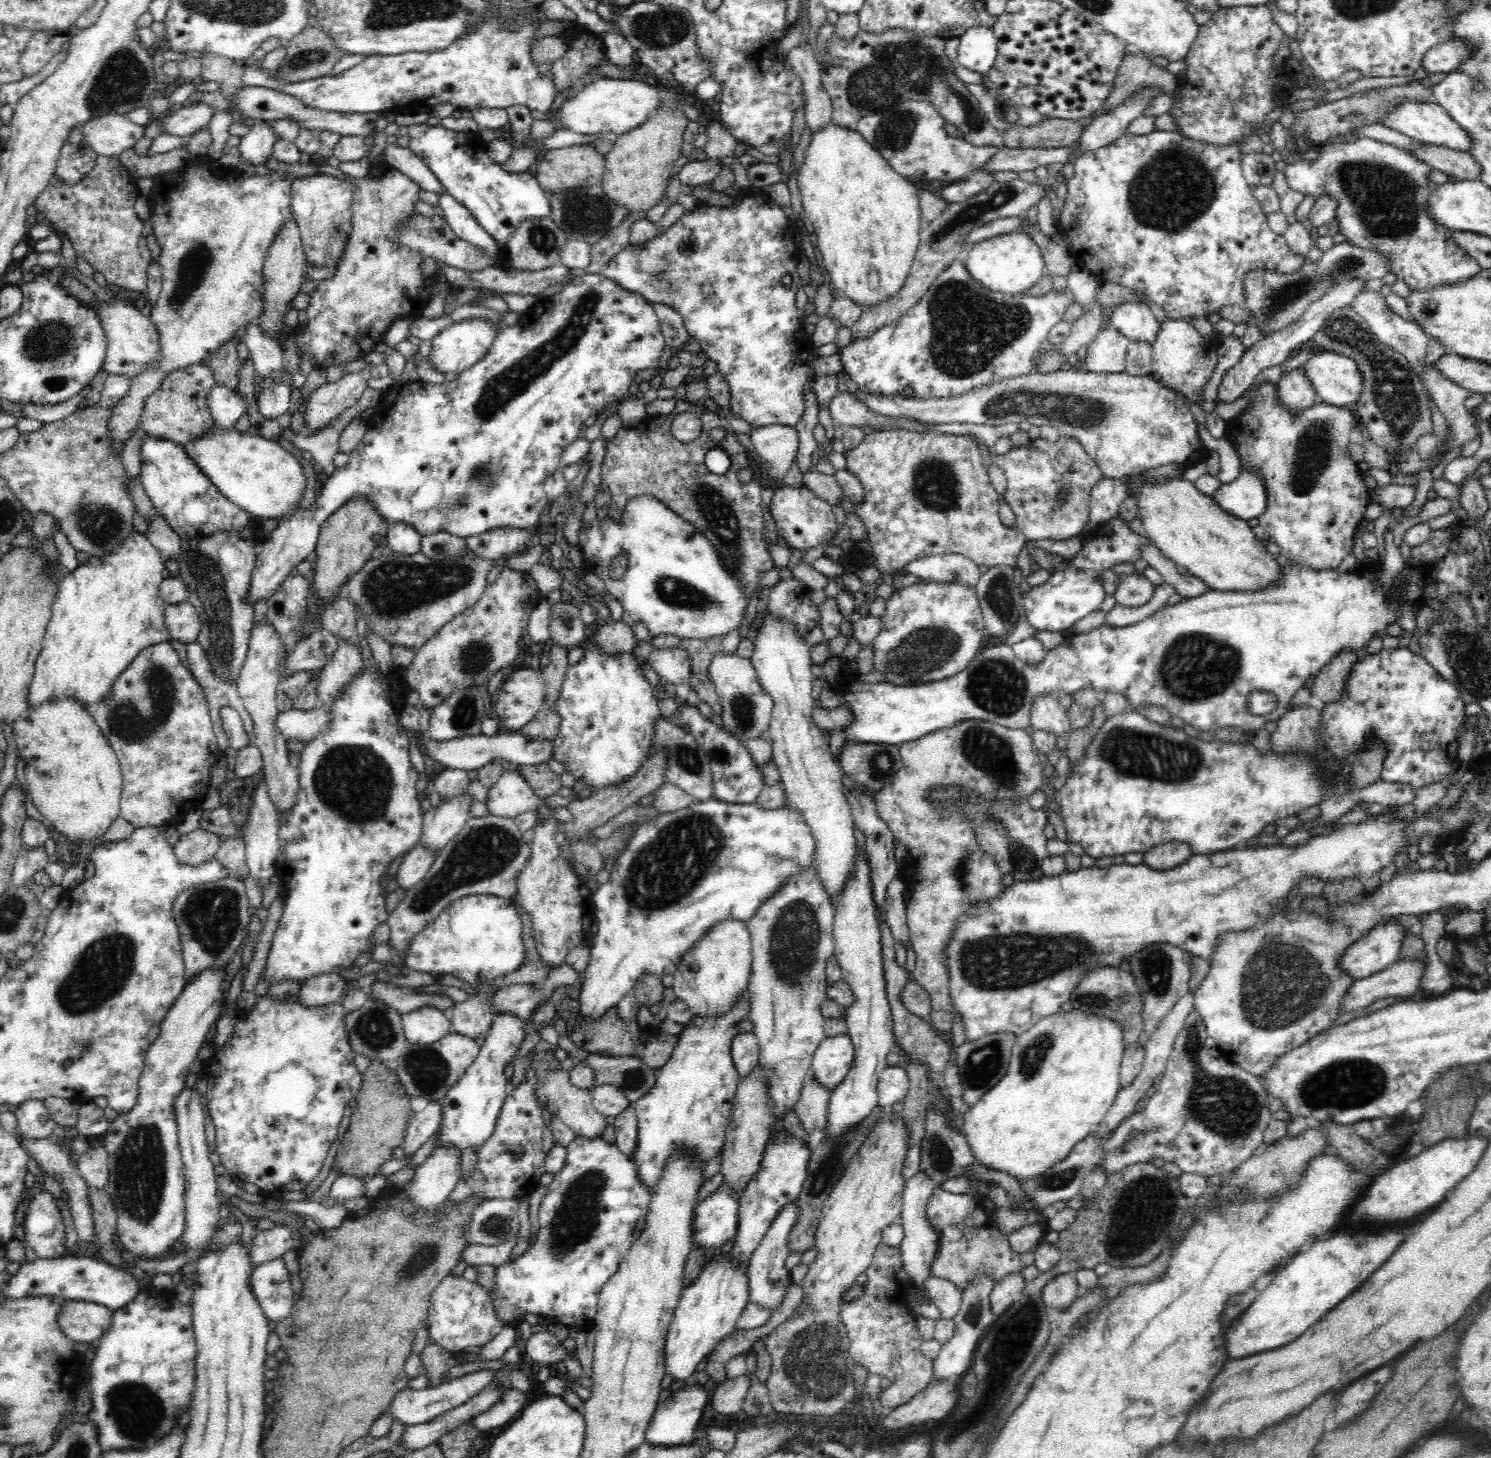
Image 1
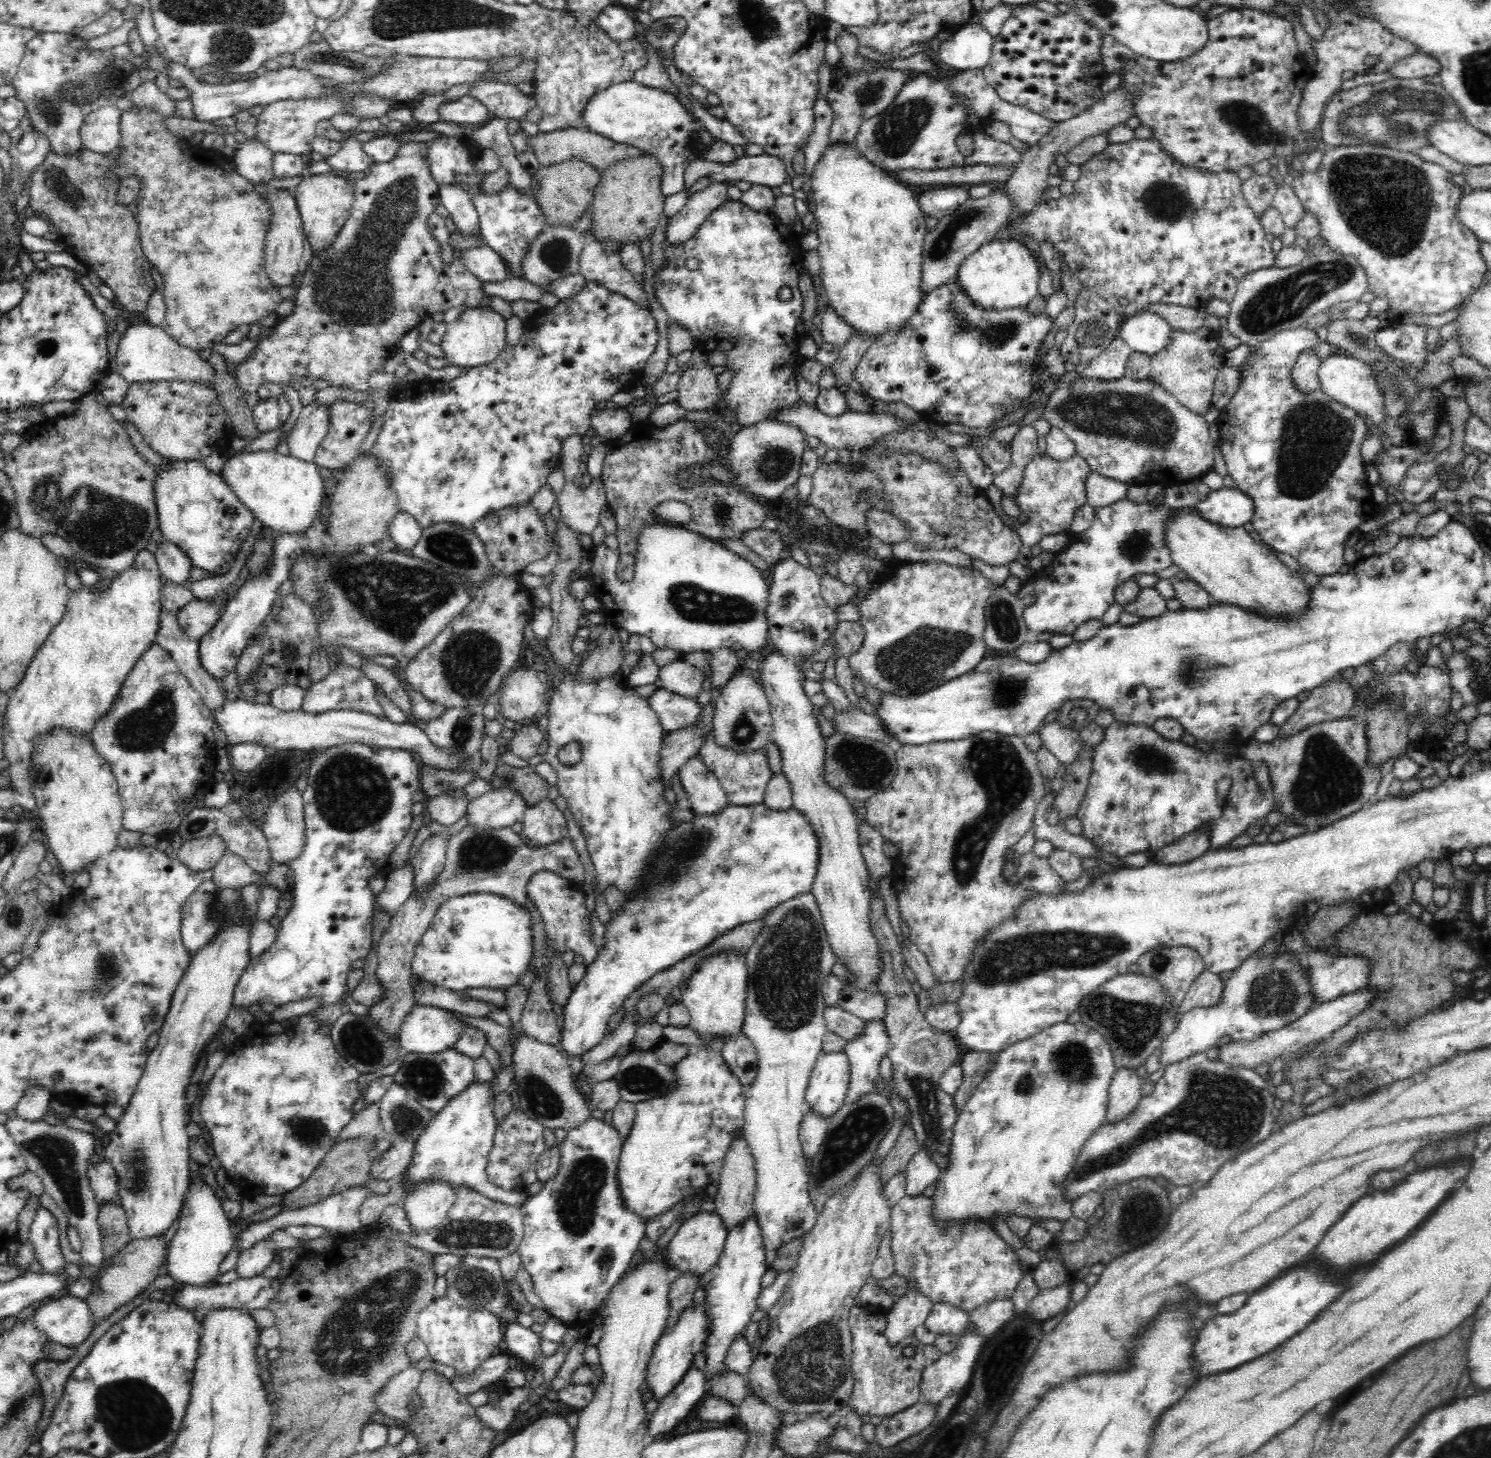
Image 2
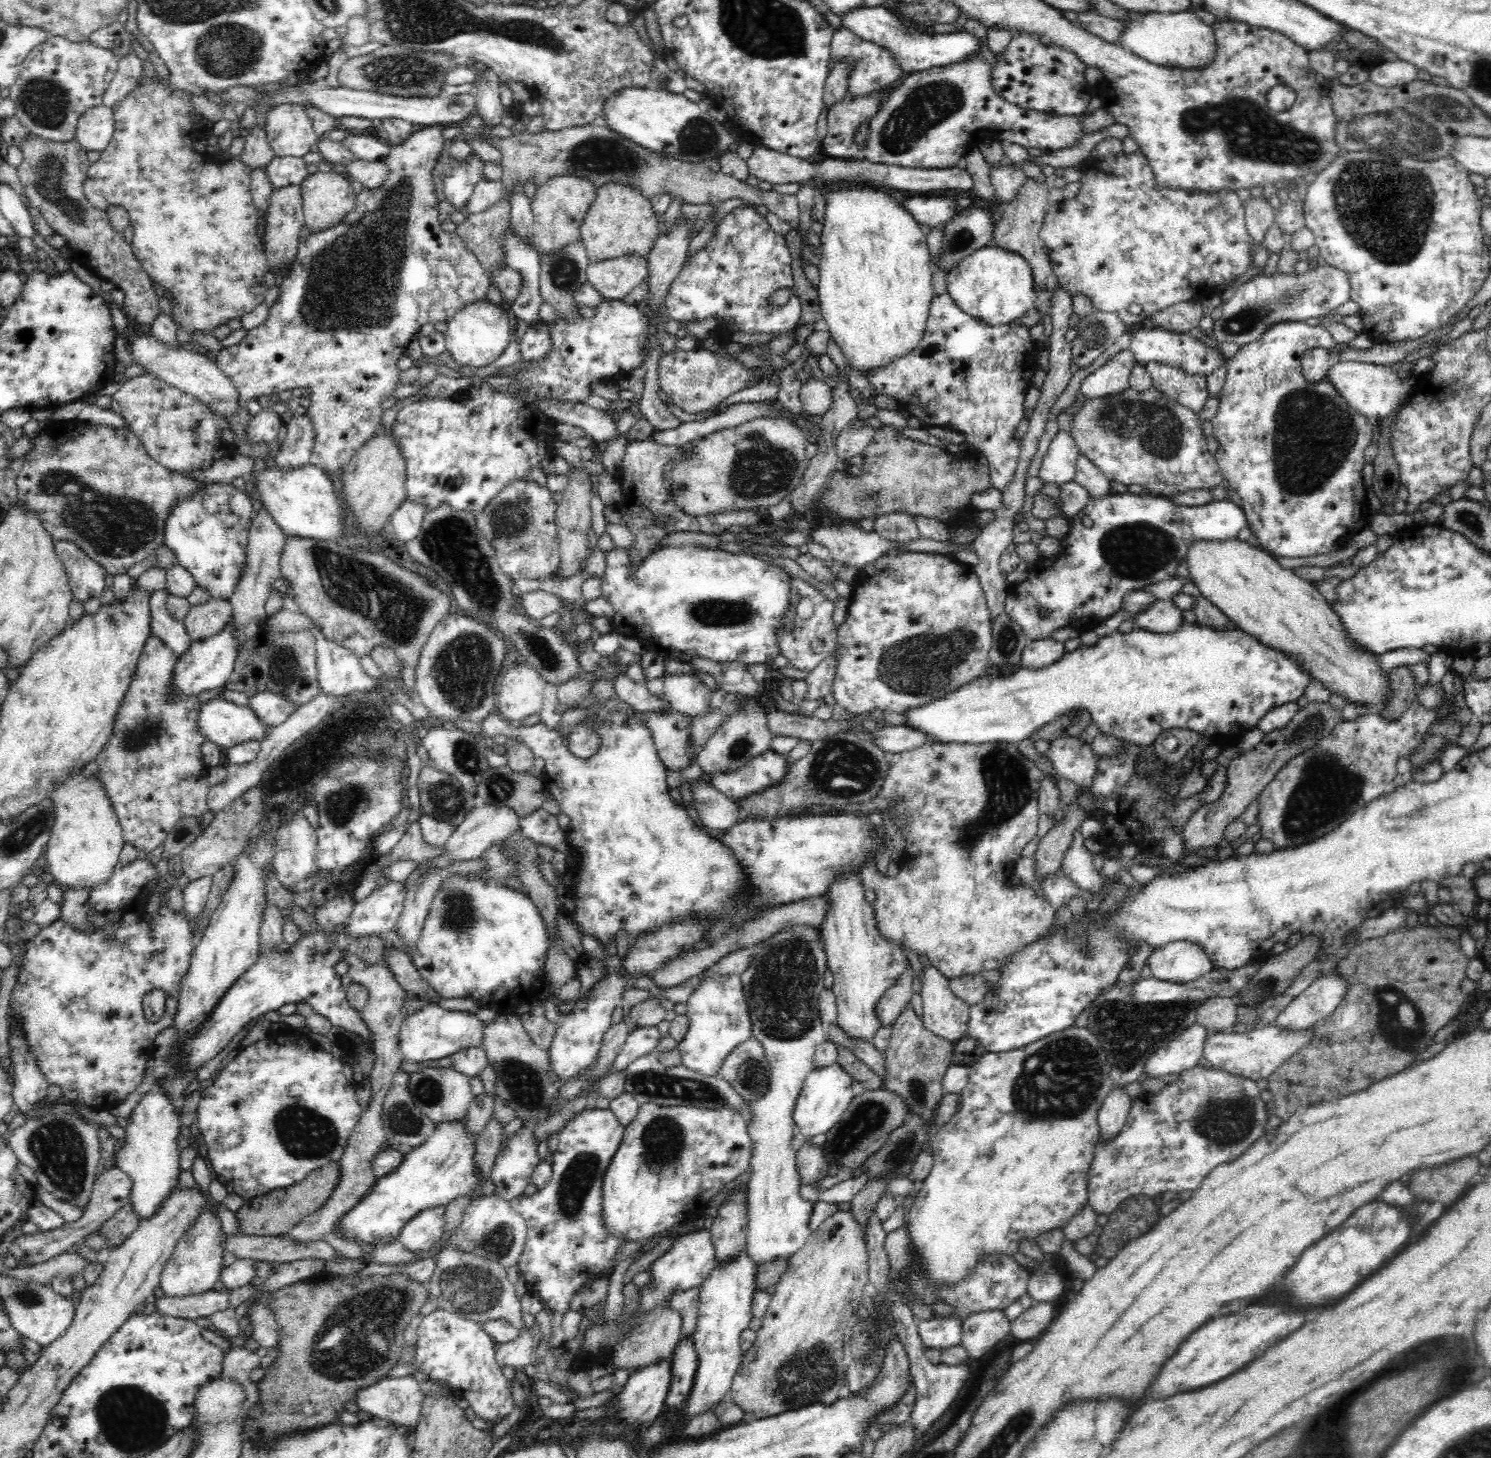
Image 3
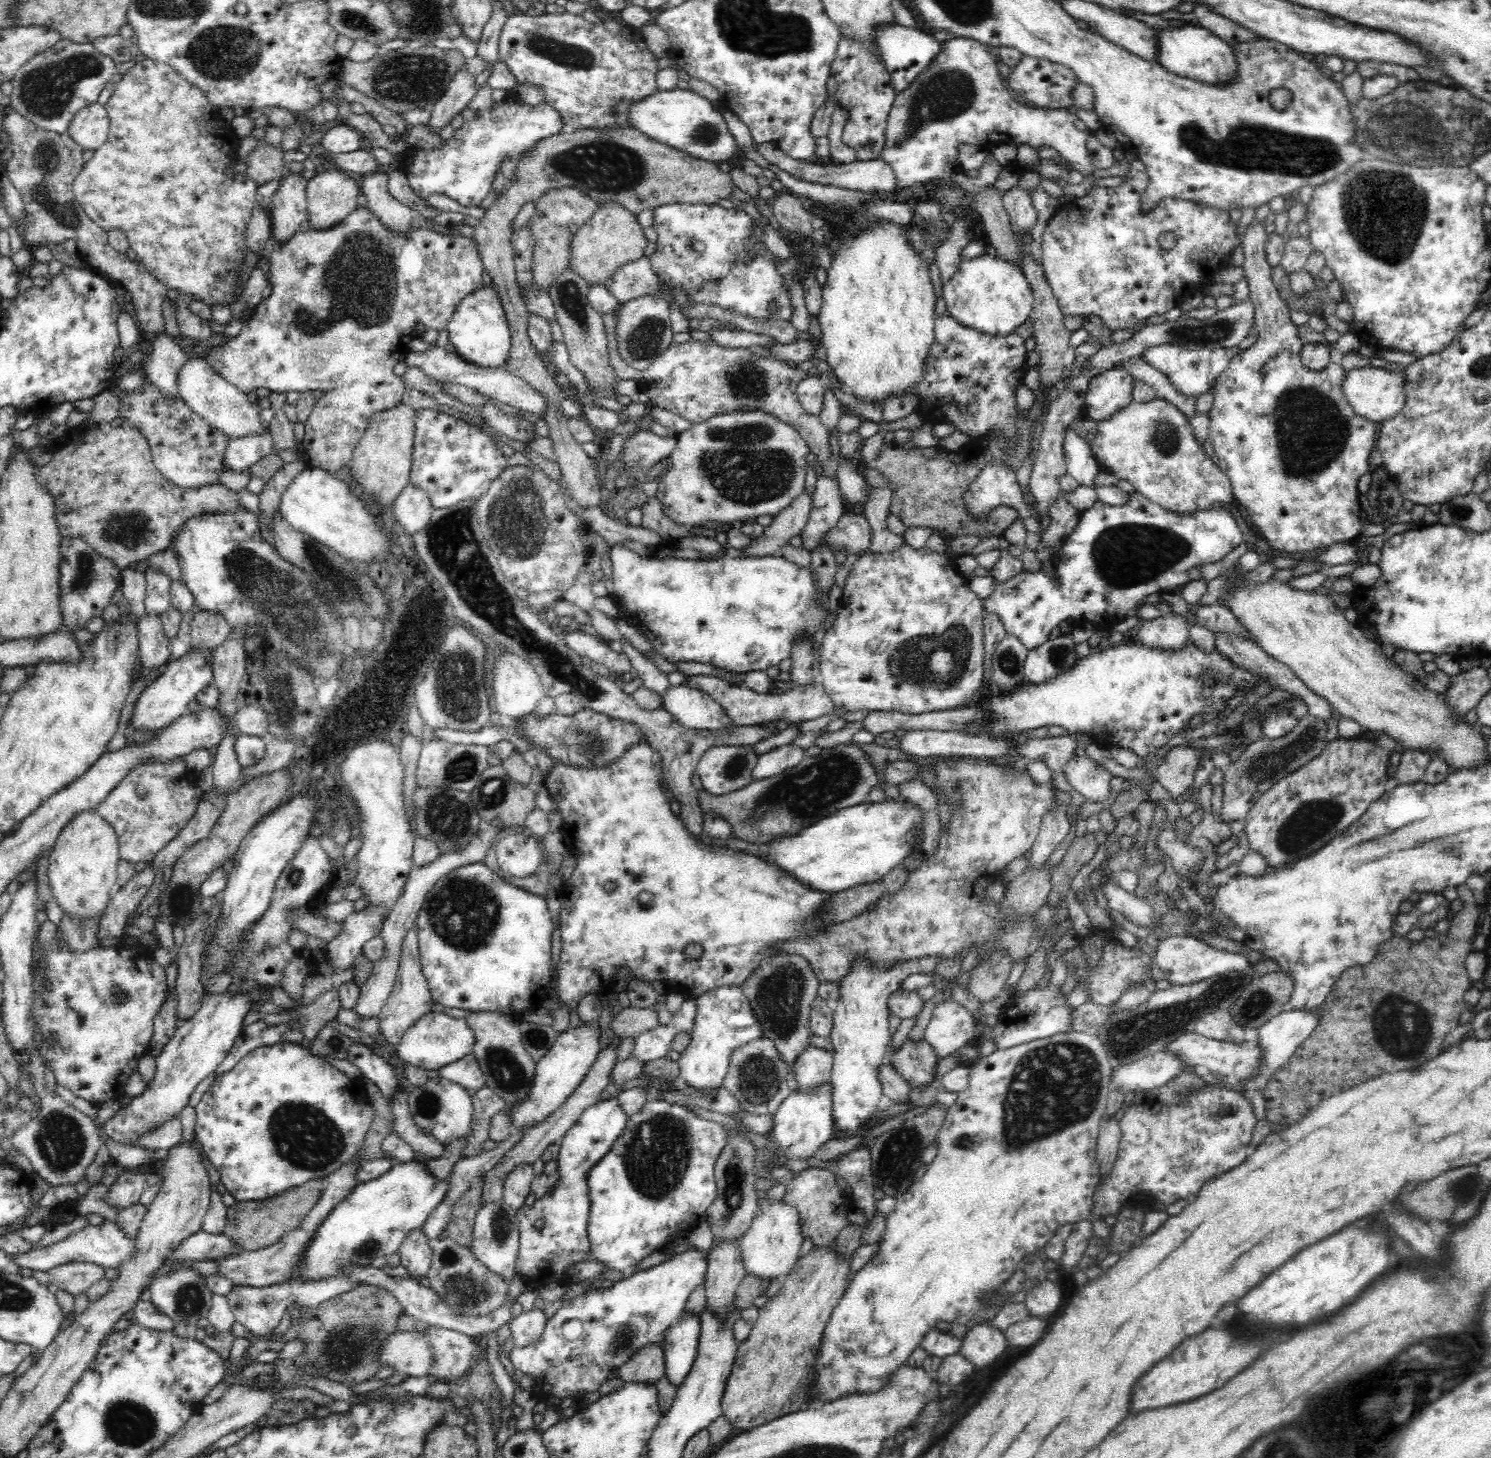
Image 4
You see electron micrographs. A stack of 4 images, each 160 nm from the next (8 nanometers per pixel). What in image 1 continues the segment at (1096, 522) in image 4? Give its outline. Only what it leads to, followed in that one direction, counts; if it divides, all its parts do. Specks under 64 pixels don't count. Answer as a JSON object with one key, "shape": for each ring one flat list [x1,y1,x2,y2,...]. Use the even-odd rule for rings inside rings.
{"shape":[[1241,471,1234,482,1222,483,1210,497,1220,509,1243,521,1260,516,1267,503,1263,481,1248,471],[1119,514,1093,529,1086,535,1088,542,1081,544,1081,550,1067,560,1068,568,1050,573,1044,584,1036,585,1023,593,1024,616,1037,631,1062,632,1072,627,1078,620,1094,610,1101,610,1107,592,1100,575,1112,571,1115,565,1136,563,1141,558,1141,548,1147,547,1151,539,1134,532,1130,523]]}

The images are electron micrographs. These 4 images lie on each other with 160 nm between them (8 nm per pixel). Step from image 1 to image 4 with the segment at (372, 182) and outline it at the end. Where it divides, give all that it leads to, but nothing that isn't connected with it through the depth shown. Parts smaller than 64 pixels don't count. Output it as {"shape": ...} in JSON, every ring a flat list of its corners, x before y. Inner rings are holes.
{"shape":[[460,66,442,98,431,109,431,117,428,128,432,132,438,132,442,126,446,126,455,115,467,106,474,98,479,85,476,84,476,77,470,74,465,66],[357,208,344,218,342,222,329,229,314,230,309,228,304,232,298,231,292,238,288,238,286,242,278,243,275,249,270,252,269,260,270,267,267,282,271,288,270,295,262,298,258,304,251,307,251,312,237,336,229,337,226,346,218,351,218,354,212,351,212,354,206,358,212,361,212,365,222,375,221,378,224,378,228,383,233,384,233,386,236,386,241,392,246,394,253,392,257,388,266,388,271,392,279,393,300,393,315,390,326,392,322,398,317,400,308,422,304,425,305,436,301,441,299,450,302,453,306,467,319,467,329,473,335,473,342,466,351,463,354,450,364,435,372,416,375,413,389,410,389,408,401,404,402,395,406,389,402,378,394,375,393,368,396,364,403,363,405,357,409,354,408,342,415,337,415,326,417,323,422,322,426,328,432,328,432,330,440,331,444,329,460,300,483,285,482,272,484,272,485,268,482,264,477,244,473,239,462,235,448,237,448,235,442,235,440,230,433,228,428,228,428,230,419,229,416,232,410,231,408,237,400,237,400,235,396,235,390,230,384,230,384,225,380,223,380,219,370,209,366,208]]}

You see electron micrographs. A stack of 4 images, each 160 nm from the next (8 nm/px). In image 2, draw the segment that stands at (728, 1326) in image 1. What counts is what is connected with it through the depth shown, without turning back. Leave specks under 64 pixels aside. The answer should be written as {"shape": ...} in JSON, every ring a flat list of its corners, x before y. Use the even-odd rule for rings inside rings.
{"shape":[[691,1305,679,1317,678,1324,674,1328,670,1328,658,1340,653,1349,652,1357,648,1364,646,1364,647,1370,644,1387,648,1388,648,1391,652,1393,652,1398,657,1402,670,1395,674,1388,682,1381,682,1378,689,1370,689,1366,692,1365,694,1354,699,1350,705,1350,705,1339,710,1327,710,1322,707,1318,707,1307,698,1306,698,1308,694,1308]]}

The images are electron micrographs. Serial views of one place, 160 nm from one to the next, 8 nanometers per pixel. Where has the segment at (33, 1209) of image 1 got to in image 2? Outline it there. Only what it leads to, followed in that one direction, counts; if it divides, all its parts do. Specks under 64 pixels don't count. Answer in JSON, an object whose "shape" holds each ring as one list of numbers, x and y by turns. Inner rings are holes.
{"shape":[[38,1206,30,1227,29,1241,35,1250,37,1261,44,1271,64,1275,66,1263,58,1242,58,1221,54,1214,43,1206]]}

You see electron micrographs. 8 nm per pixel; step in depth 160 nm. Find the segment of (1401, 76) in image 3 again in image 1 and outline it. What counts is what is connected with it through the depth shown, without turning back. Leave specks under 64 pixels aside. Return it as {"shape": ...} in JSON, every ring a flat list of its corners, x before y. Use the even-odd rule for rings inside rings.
{"shape":[[1446,41,1433,46,1424,52,1420,67,1427,74,1447,73,1450,74,1462,60,1468,56,1472,45,1464,41]]}

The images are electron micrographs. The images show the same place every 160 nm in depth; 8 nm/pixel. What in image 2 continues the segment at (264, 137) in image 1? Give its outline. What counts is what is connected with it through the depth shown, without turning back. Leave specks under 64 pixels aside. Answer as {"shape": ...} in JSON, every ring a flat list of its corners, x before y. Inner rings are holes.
{"shape":[[245,141,239,145,233,156,235,168,238,169,238,174,242,175,248,182,255,185,264,185,270,188,269,182,273,179,272,158,273,153,268,151,266,146,263,146,258,141]]}

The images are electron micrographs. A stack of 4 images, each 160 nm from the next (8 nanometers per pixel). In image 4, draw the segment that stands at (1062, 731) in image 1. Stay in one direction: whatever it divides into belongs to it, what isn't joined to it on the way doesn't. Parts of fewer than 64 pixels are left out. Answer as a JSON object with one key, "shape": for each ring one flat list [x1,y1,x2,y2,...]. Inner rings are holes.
{"shape":[[1089,756,1072,757,1063,770,1070,786,1082,794,1086,802,1104,804,1110,794,1110,780,1113,776,1108,770,1094,763]]}

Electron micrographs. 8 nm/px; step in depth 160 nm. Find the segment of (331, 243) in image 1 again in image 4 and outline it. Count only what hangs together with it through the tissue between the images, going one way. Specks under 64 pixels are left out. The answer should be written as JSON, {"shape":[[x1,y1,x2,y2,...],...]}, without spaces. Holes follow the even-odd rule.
{"shape":[[336,168,317,173,307,182,307,220,310,228,326,230,342,222,351,212,357,209,358,196,362,194,354,179,347,178]]}

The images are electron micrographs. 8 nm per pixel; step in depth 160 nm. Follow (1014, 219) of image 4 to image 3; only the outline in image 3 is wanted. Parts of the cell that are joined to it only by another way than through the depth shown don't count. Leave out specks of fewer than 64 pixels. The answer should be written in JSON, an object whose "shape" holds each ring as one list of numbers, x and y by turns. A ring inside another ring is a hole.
{"shape":[[1010,162,1000,168,992,167,989,175,996,191,997,200,1002,206,1012,202,1028,180,1023,170,1016,169,1016,165]]}

